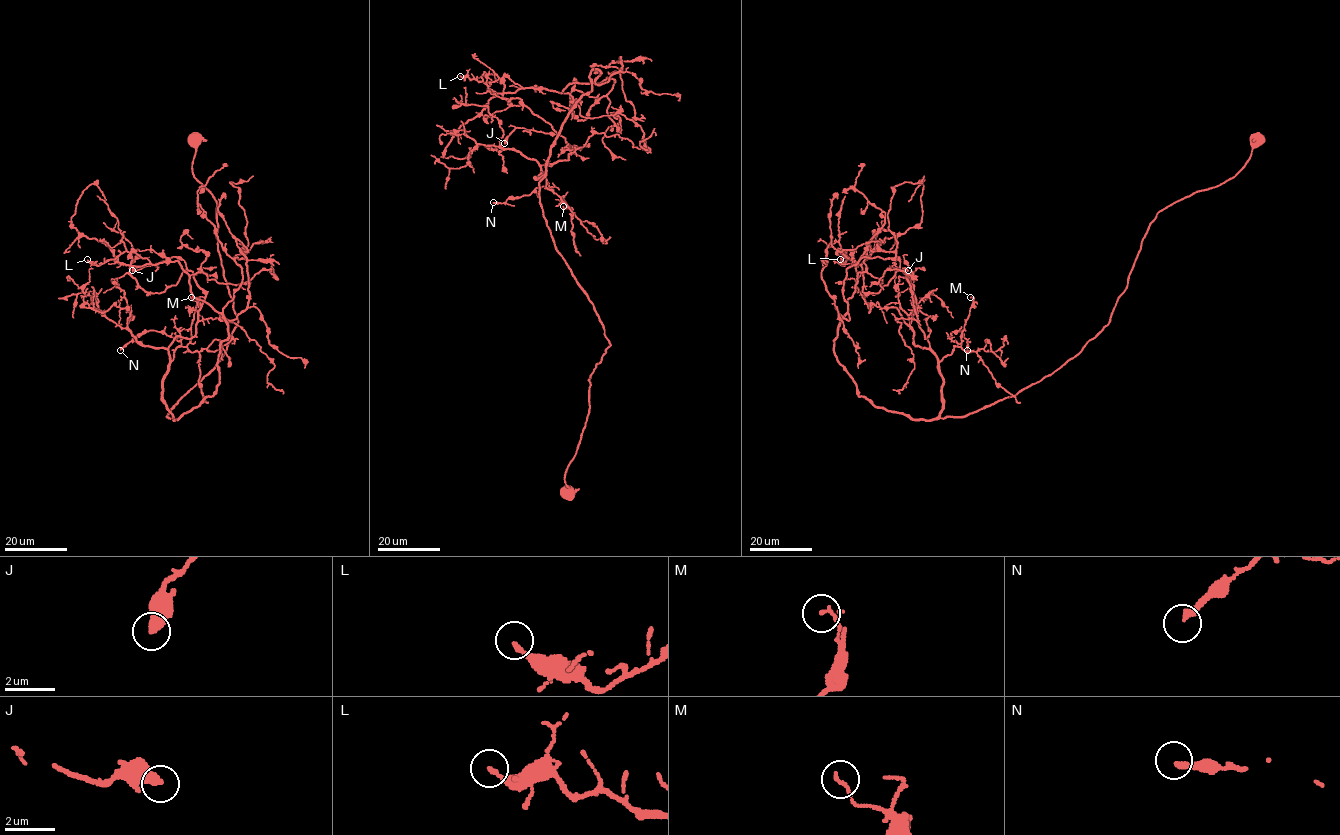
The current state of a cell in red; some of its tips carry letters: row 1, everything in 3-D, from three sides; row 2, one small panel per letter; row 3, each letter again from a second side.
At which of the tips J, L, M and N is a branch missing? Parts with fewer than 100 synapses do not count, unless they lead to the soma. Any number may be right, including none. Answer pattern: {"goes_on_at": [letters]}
{"goes_on_at": []}

